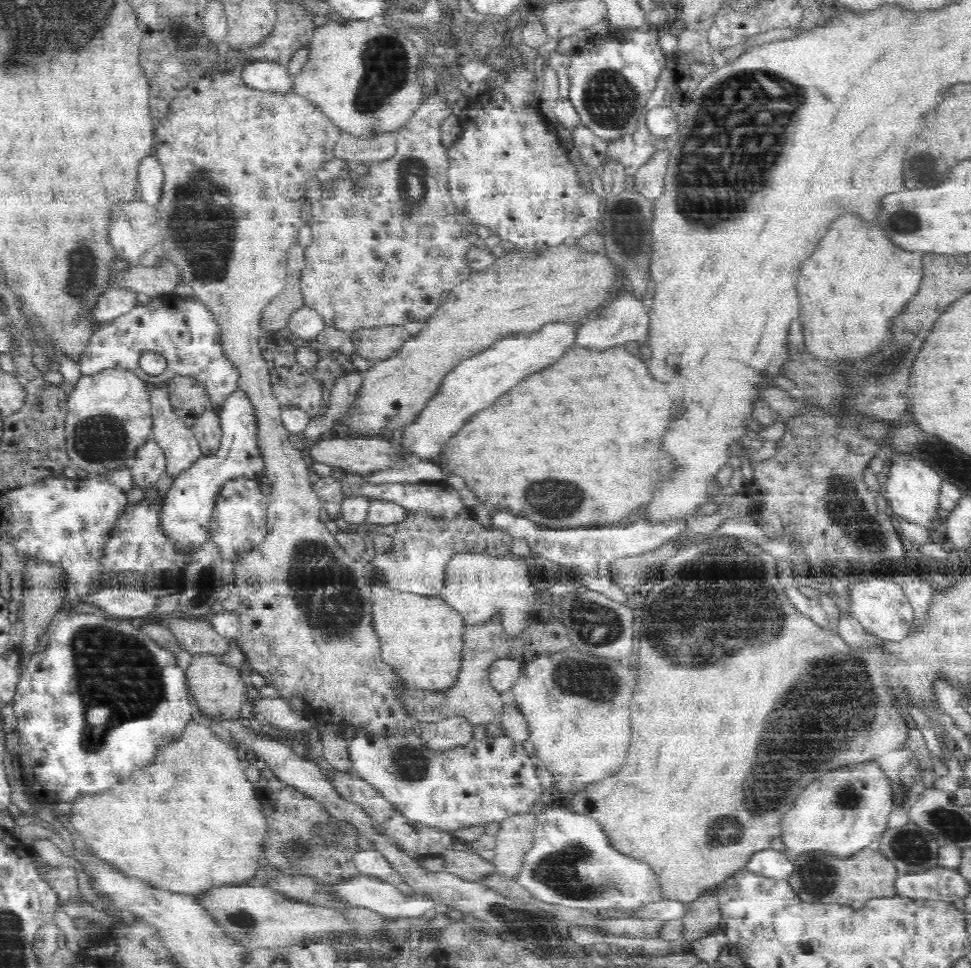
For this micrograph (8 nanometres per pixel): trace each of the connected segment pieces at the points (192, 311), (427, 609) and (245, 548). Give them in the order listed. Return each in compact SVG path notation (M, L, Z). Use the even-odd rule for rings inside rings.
M172 296L172 308L172 322L176 324L164 324L162 304L156 306L156 300L150 300L150 304L136 304L132 310L113 318L105 326L100 326L84 351L79 362L80 370L83 374L96 374L100 370L120 366L134 370L150 386L167 383L176 377L191 376L204 385L210 403L208 408L219 416L227 398L239 388L240 378L235 362L226 355L219 323L201 300L190 300L190 296ZM144 352L158 353L166 359L167 367L163 373L151 376L140 367L140 356Z
M374 583L372 624L378 636L381 660L392 666L401 684L430 693L450 690L457 681L462 664L462 618L442 598L426 598L400 593Z
M237 478L226 483L215 506L214 519L211 521L209 534L219 543L225 564L223 565L224 590L220 603L226 611L237 611L242 605L242 598L234 590L235 572L233 568L240 557L261 546L266 538L266 508L268 498L260 491L255 480Z

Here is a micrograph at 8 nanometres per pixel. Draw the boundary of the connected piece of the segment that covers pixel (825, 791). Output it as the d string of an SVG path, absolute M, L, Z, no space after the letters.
M875 759L840 766L814 780L796 798L783 816L781 840L790 854L802 854L804 850L854 854L864 846L875 845L889 827L894 807L892 781Z

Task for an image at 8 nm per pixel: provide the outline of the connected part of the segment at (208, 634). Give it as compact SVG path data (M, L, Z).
M170 616L165 623L172 631L184 651L192 655L214 655L221 658L230 651L229 639L216 633L212 624L196 621L186 622L178 617Z

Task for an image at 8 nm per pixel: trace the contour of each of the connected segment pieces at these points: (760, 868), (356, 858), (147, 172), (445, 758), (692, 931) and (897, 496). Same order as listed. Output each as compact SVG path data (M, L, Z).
M762 848L755 852L747 862L746 868L755 874L762 874L768 878L788 879L792 872L792 862L784 851Z
M358 848L352 858L358 870L363 874L380 877L396 886L403 881L391 862L375 849L362 850Z
M146 157L140 163L137 174L142 203L157 212L164 194L165 175L156 157Z
M356 728L356 736L346 744L348 759L353 770L368 784L372 785L389 803L394 805L404 818L426 826L452 833L458 828L500 822L508 814L524 812L545 791L534 771L535 765L530 760L520 741L516 741L502 728L502 736L490 736L484 740L473 738L465 746L454 746L444 750L434 750L420 737L417 728L406 728L394 735L368 733L366 728Z
M716 896L698 897L687 906L682 916L685 930L684 938L692 944L697 940L711 937L722 928L720 910Z
M895 454L890 459L890 471L887 480L882 485L881 492L892 507L893 512L902 519L927 526L932 520L937 520L943 514L939 508L938 494L942 484L942 476L928 466L926 460L912 454Z

